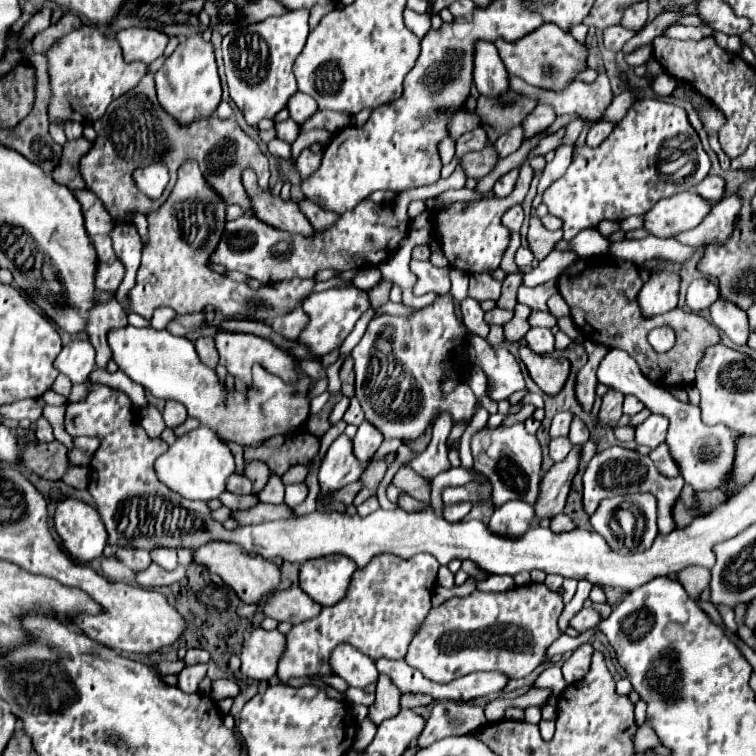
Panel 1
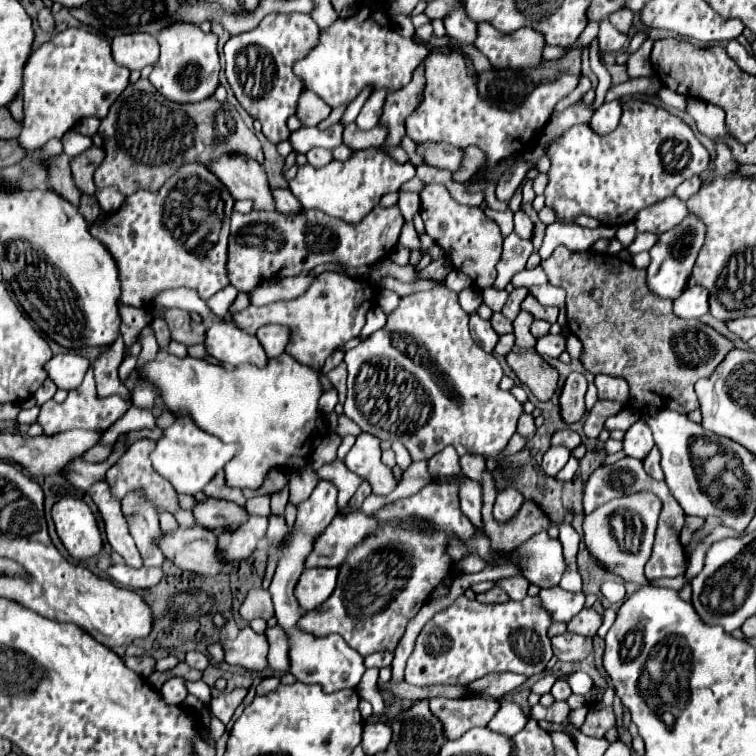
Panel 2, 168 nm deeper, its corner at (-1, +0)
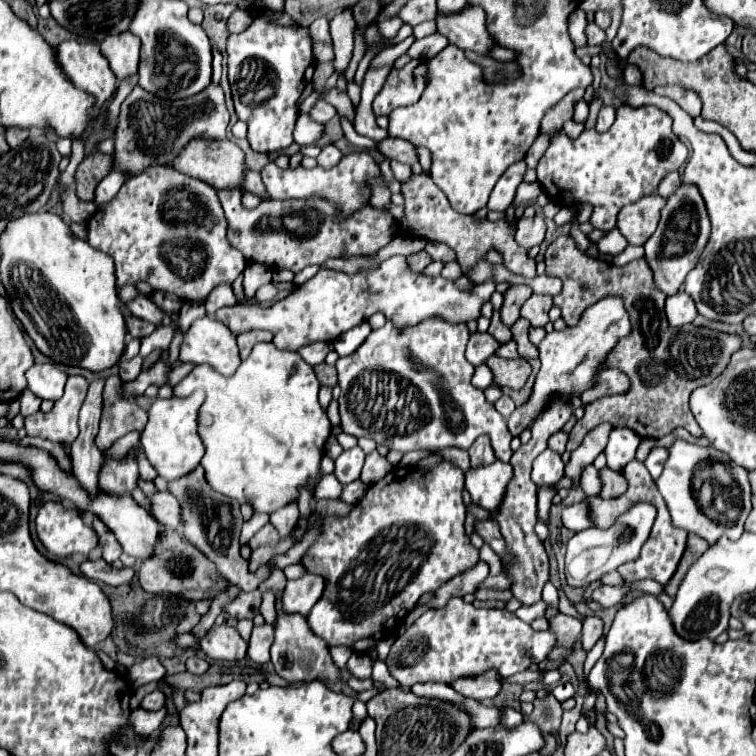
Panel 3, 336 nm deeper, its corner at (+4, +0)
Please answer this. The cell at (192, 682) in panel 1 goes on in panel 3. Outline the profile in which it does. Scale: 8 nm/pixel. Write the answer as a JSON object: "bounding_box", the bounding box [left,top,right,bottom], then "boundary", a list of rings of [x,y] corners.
{"bounding_box":[141,691,165,711],"boundary":[[[153,691],[153,693],[149,693],[149,695],[143,697],[141,707],[143,707],[145,711],[157,711],[157,709],[163,707],[163,703],[165,703],[165,695],[163,695],[161,691]]]}

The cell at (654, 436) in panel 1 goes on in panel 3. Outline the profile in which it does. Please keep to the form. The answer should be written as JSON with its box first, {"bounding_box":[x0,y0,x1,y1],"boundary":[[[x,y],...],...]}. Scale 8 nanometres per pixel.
{"bounding_box":[605,429,639,471],"boundary":[[[613,429],[609,435],[609,443],[605,447],[607,467],[613,471],[621,471],[629,461],[635,459],[635,451],[639,447],[639,435],[631,429]]]}

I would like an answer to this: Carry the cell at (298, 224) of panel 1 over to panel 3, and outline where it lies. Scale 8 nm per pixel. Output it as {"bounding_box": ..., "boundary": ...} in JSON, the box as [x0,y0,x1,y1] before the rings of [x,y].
{"bounding_box":[171,137,245,189],"boundary":[[[199,137],[199,139],[191,139],[191,143],[187,143],[187,147],[171,161],[171,167],[189,177],[205,181],[215,189],[231,189],[231,187],[241,185],[241,181],[243,181],[243,173],[245,173],[243,159],[245,159],[243,151],[233,141]]]}

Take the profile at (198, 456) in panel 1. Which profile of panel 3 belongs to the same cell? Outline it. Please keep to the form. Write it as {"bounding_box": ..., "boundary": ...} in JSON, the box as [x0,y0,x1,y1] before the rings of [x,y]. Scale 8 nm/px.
{"bounding_box":[141,391,205,481],"boundary":[[[197,391],[185,399],[181,397],[155,399],[149,409],[149,421],[141,433],[141,445],[145,449],[149,463],[167,481],[179,479],[189,471],[193,471],[205,453],[205,447],[197,435],[197,413],[201,403],[203,403],[203,393]]]}

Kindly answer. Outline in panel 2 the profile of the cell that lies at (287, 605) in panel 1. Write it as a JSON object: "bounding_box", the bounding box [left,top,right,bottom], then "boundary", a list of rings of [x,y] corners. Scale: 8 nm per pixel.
{"bounding_box":[240,589,274,621],"boundary":[[[250,589],[244,603],[242,603],[240,615],[246,621],[252,621],[256,617],[262,617],[262,619],[268,621],[270,617],[274,617],[274,607],[272,607],[270,593],[266,589]]]}

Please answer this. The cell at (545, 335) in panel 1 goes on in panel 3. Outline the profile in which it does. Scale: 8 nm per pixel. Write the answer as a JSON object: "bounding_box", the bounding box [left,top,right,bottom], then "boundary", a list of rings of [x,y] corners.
{"bounding_box":[507,295,631,437],"boundary":[[[619,295],[603,297],[595,305],[587,307],[575,327],[565,327],[561,331],[549,333],[539,345],[541,369],[535,375],[535,385],[533,385],[531,397],[521,409],[517,409],[509,415],[509,419],[507,419],[509,433],[513,437],[519,437],[525,429],[529,429],[533,425],[533,421],[541,415],[541,411],[547,409],[547,405],[551,403],[553,397],[561,397],[563,401],[571,403],[573,395],[581,397],[583,391],[595,387],[597,375],[599,375],[607,355],[617,345],[617,341],[627,337],[629,333],[631,333],[631,321],[625,311],[623,297],[619,297]]]}

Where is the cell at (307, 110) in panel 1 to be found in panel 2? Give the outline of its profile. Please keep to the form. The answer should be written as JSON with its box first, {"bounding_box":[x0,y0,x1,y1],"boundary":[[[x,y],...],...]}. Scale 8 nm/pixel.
{"bounding_box":[296,91,332,127],"boundary":[[[302,91],[296,107],[296,115],[302,121],[302,125],[316,127],[322,119],[330,115],[330,111],[332,109],[318,95],[314,95],[312,91]]]}

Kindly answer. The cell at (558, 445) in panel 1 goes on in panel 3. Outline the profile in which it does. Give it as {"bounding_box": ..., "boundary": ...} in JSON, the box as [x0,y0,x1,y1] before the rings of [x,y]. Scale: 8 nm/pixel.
{"bounding_box":[531,449,563,487],"boundary":[[[545,449],[533,463],[531,471],[531,481],[541,487],[541,485],[553,485],[563,477],[563,461],[561,455],[557,455],[551,449]]]}

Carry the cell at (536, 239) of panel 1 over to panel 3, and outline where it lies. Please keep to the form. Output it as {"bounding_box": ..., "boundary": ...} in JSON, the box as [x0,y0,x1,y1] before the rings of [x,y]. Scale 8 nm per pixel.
{"bounding_box":[545,235,741,451],"boundary":[[[571,235],[557,237],[547,247],[545,265],[551,251],[553,273],[547,275],[555,275],[563,281],[563,289],[557,297],[553,297],[553,303],[561,309],[563,319],[569,327],[577,325],[581,313],[605,295],[621,295],[625,299],[625,309],[629,311],[633,325],[631,335],[621,339],[605,361],[605,367],[615,367],[631,379],[631,389],[625,395],[601,397],[595,403],[585,405],[583,419],[575,423],[573,435],[569,433],[567,451],[575,451],[581,445],[583,437],[601,423],[609,423],[613,427],[629,427],[641,439],[659,439],[669,435],[677,427],[687,429],[695,437],[703,437],[699,425],[695,423],[695,417],[691,415],[689,395],[695,387],[711,383],[725,371],[731,353],[741,349],[741,335],[719,333],[695,325],[689,325],[689,331],[685,331],[683,327],[669,329],[667,317],[663,313],[663,301],[667,295],[663,295],[663,291],[657,291],[653,271],[651,267],[647,267],[645,259],[635,259],[623,267],[617,267],[579,251]]]}

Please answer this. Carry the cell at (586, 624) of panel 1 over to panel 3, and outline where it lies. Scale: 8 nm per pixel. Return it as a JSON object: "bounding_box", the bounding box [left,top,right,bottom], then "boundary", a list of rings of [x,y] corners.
{"bounding_box":[581,617,603,653],"boundary":[[[587,617],[583,623],[583,633],[581,633],[583,649],[589,653],[593,645],[601,639],[601,635],[603,635],[603,621],[599,617]]]}

